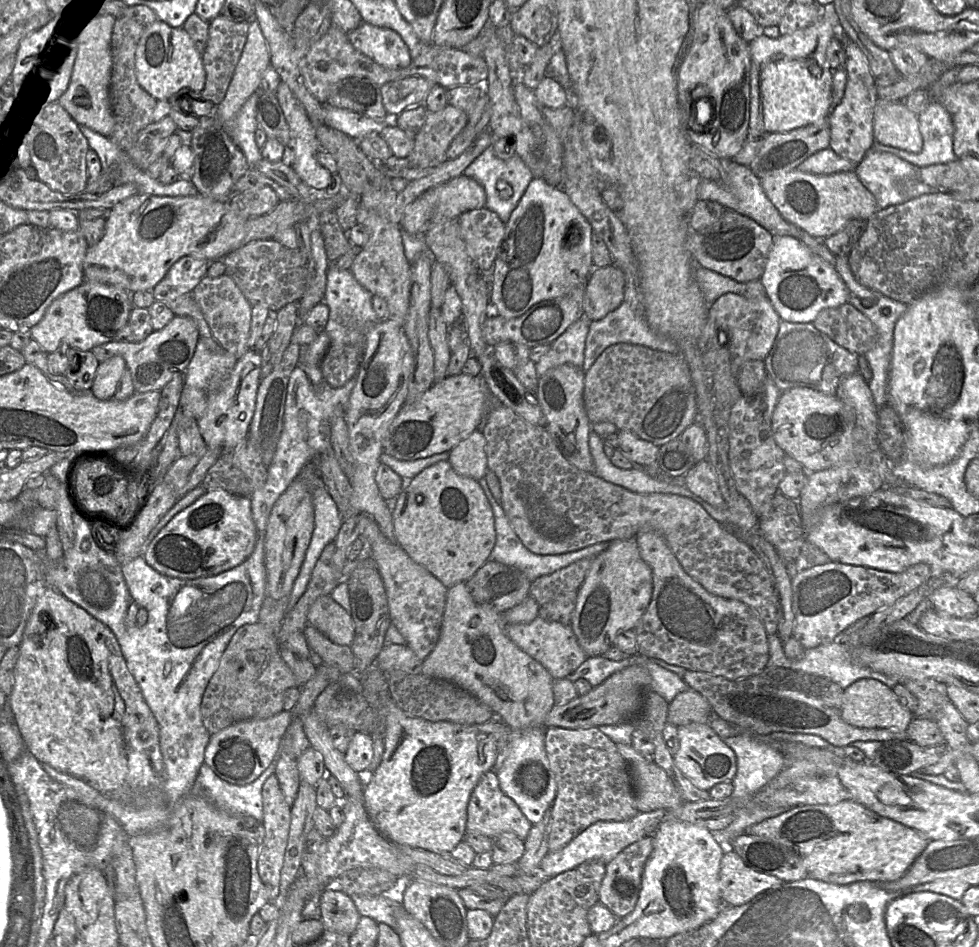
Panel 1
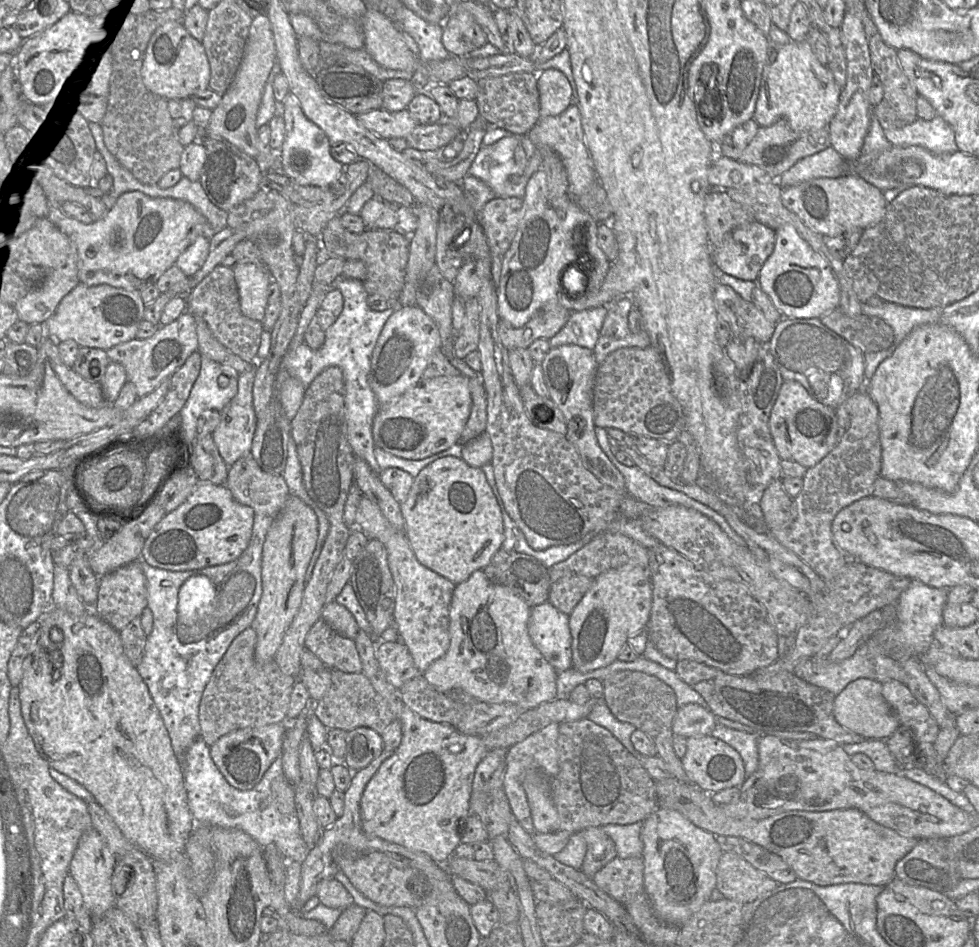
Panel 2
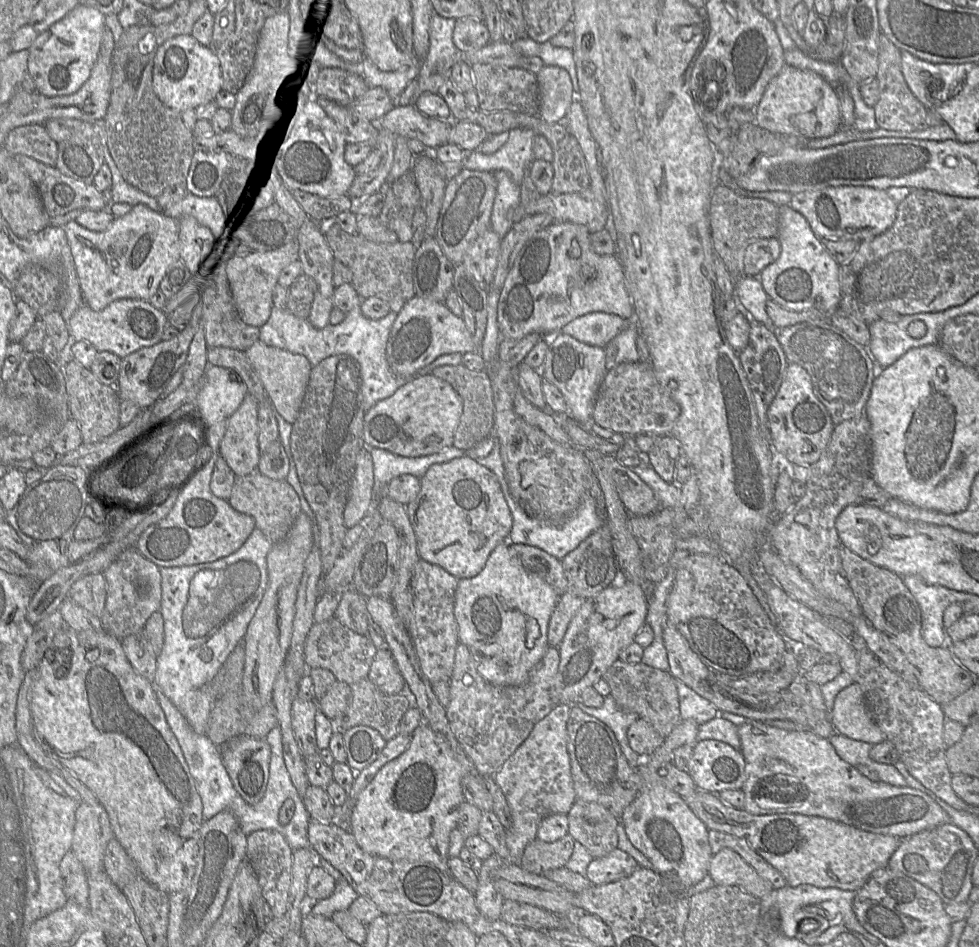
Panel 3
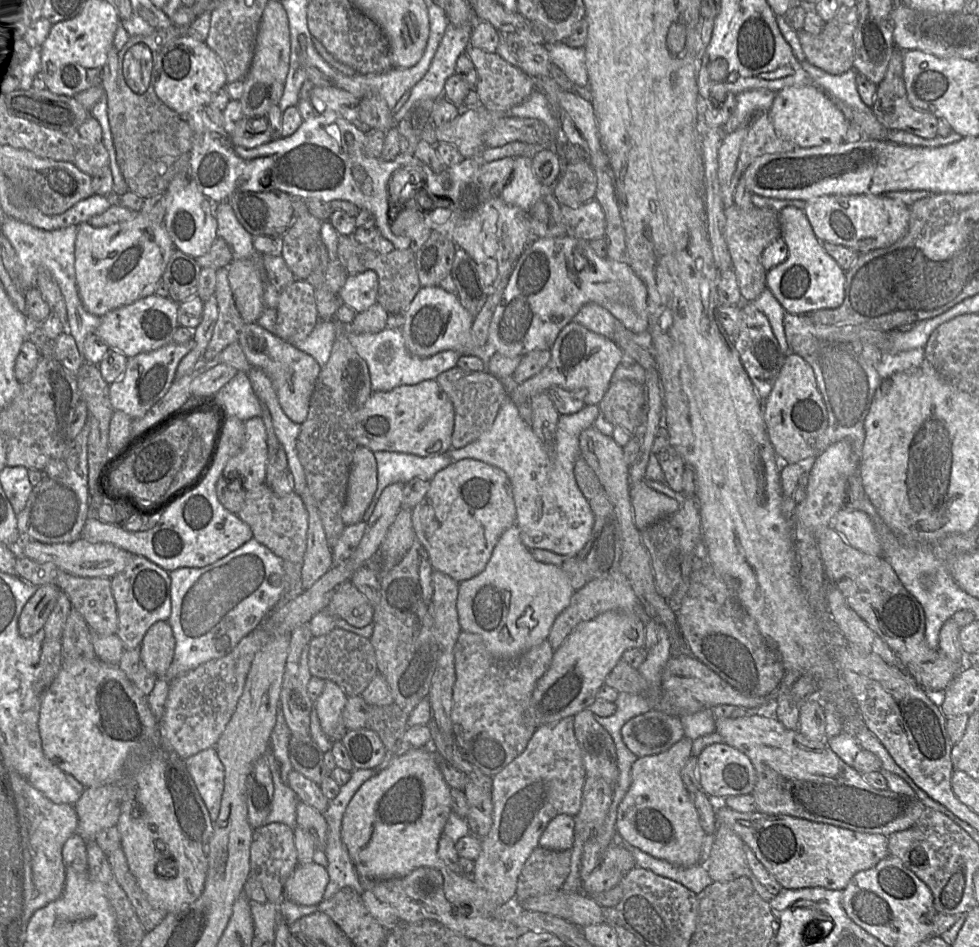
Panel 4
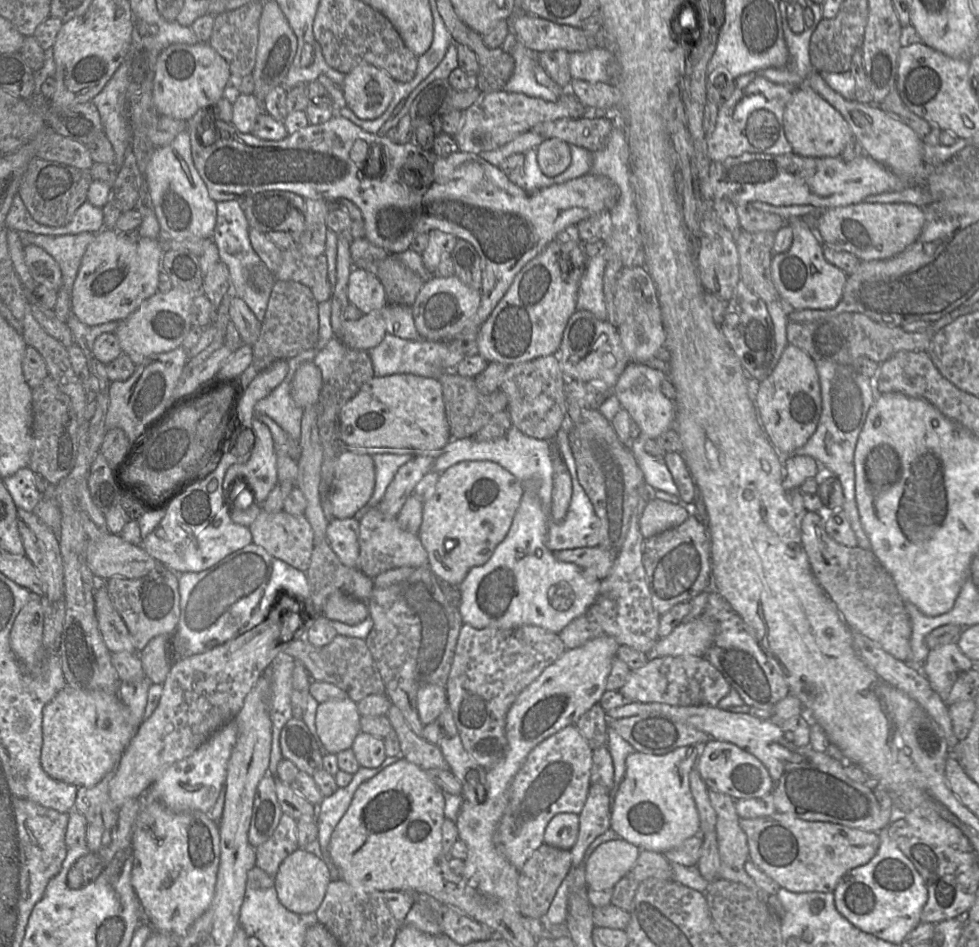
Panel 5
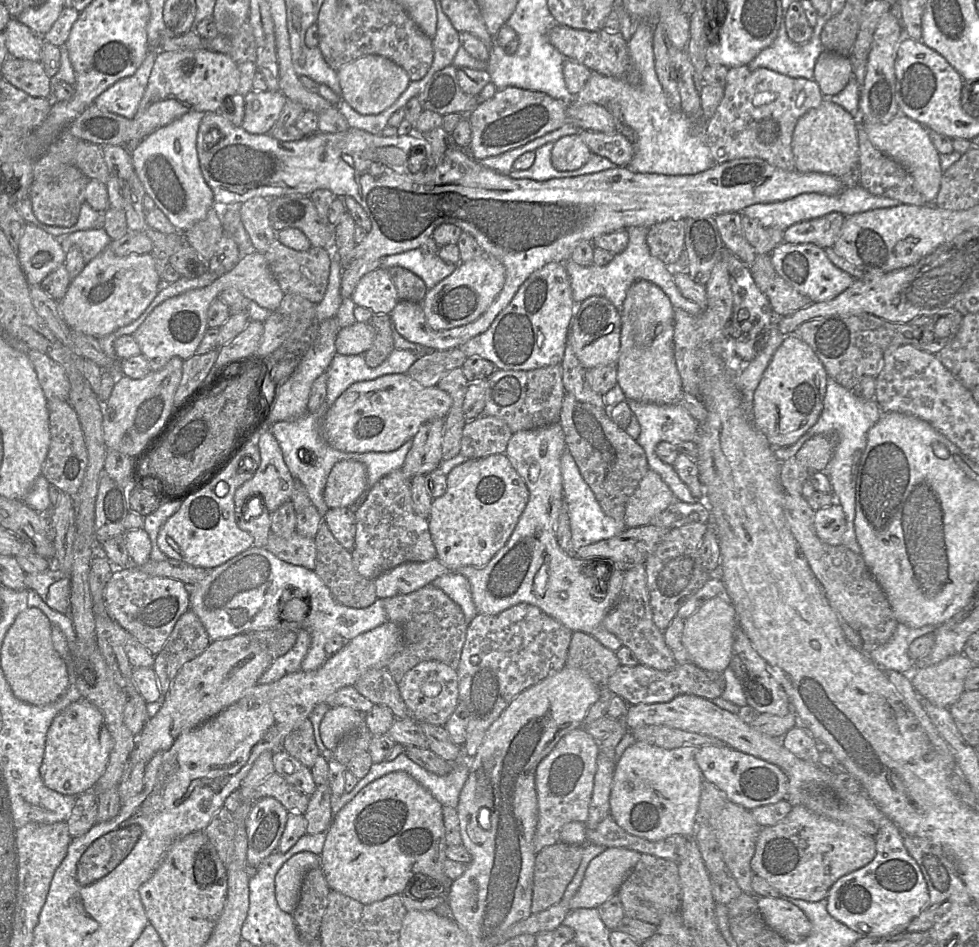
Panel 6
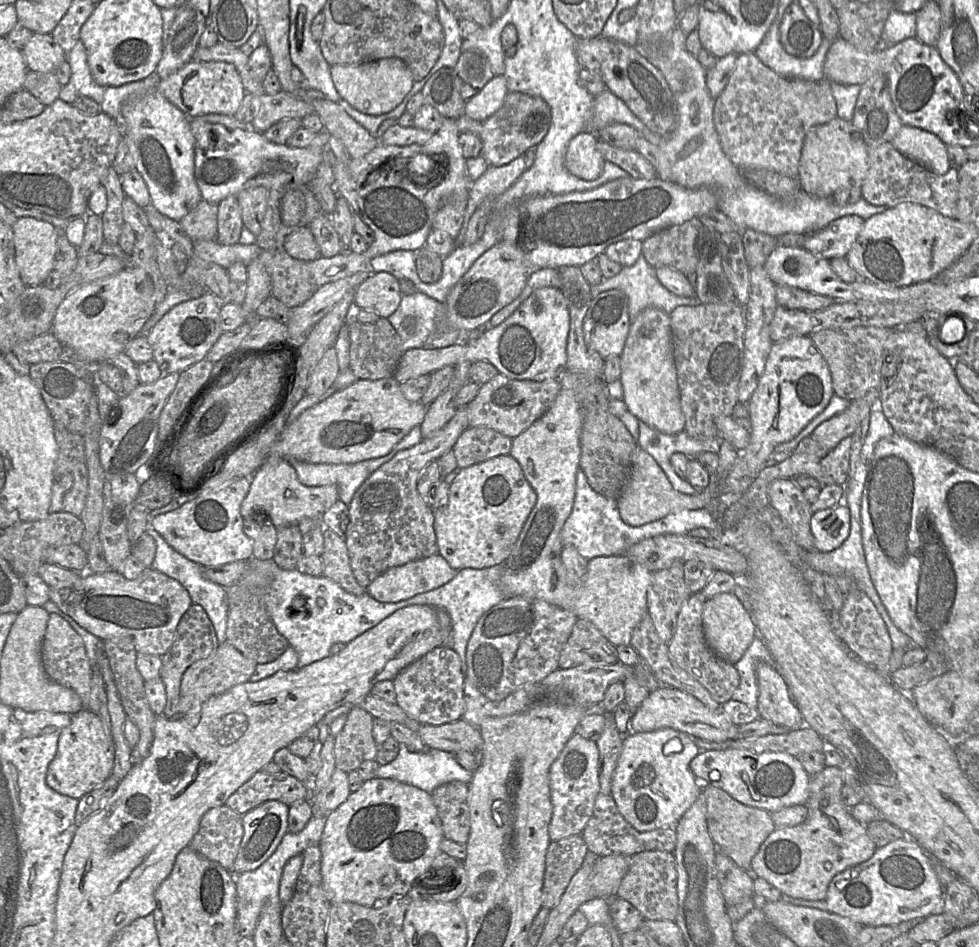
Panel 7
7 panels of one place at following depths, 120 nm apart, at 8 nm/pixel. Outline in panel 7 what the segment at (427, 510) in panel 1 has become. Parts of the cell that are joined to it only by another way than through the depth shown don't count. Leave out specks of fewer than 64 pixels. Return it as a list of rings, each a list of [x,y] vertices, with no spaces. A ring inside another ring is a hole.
[[[510,454],[459,469],[449,486],[448,503],[433,509],[438,554],[456,571],[504,564],[536,501],[536,492]]]

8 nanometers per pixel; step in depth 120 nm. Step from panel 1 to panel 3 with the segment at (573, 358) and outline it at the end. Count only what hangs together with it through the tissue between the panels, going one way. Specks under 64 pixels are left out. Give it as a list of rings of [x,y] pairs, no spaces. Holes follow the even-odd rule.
[[[594,311],[578,316],[563,326],[560,332],[586,344],[605,347],[627,326],[638,328],[635,320],[627,321],[617,314]]]

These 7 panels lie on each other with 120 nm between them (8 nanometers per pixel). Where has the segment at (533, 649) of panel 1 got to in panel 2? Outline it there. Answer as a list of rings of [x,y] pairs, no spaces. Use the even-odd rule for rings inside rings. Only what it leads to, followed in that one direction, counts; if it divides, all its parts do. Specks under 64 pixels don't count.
[[[549,601],[531,609],[528,633],[534,646],[558,673],[572,667],[569,617]]]

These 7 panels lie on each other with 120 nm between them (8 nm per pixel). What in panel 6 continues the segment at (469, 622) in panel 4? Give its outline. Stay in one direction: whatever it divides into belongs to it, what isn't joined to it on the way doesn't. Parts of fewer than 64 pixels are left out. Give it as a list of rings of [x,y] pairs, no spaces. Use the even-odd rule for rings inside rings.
[[[556,422],[556,423],[553,423],[553,424],[550,424],[550,425],[547,425],[547,426],[543,426],[543,427],[539,427],[539,428],[535,428],[535,429],[531,429],[531,430],[521,430],[521,431],[518,431],[516,433],[513,433],[511,438],[509,439],[508,441],[508,444],[507,444],[507,447],[506,447],[506,450],[505,450],[505,455],[508,457],[508,459],[510,460],[511,462],[511,465],[513,466],[513,468],[516,470],[516,472],[520,475],[520,477],[523,479],[523,481],[525,482],[527,488],[528,488],[528,491],[529,491],[529,500],[528,500],[528,503],[523,511],[523,513],[521,514],[519,520],[518,520],[518,523],[512,533],[512,535],[510,536],[509,540],[507,541],[507,543],[505,544],[505,546],[491,559],[491,561],[484,567],[481,567],[481,568],[476,568],[476,567],[464,567],[462,569],[460,569],[459,571],[455,572],[455,573],[461,573],[463,576],[465,576],[467,578],[467,580],[469,581],[469,584],[470,584],[470,587],[471,587],[471,593],[472,593],[472,598],[473,598],[473,601],[474,601],[474,604],[475,604],[475,607],[478,611],[478,614],[486,614],[486,615],[496,615],[496,614],[499,614],[509,608],[511,608],[512,606],[515,606],[517,604],[530,604],[530,605],[533,605],[533,606],[536,606],[538,607],[540,610],[542,610],[545,614],[553,617],[554,619],[558,620],[560,623],[562,623],[564,626],[566,626],[568,629],[570,629],[572,632],[578,632],[578,631],[581,631],[581,632],[585,632],[585,633],[588,633],[588,634],[591,634],[595,639],[597,639],[602,645],[604,645],[605,647],[607,647],[608,649],[616,652],[617,650],[619,650],[623,645],[621,643],[621,641],[615,636],[613,635],[612,633],[608,632],[606,629],[604,629],[602,627],[602,621],[603,619],[605,618],[606,614],[610,611],[610,609],[613,607],[613,605],[615,604],[615,602],[617,601],[619,595],[620,595],[620,592],[621,592],[621,589],[622,589],[622,586],[623,586],[623,582],[624,582],[624,573],[625,572],[622,572],[622,571],[619,571],[618,569],[616,569],[615,567],[615,570],[614,570],[614,575],[613,576],[606,576],[608,579],[609,579],[609,584],[608,584],[608,587],[607,589],[605,590],[605,592],[603,593],[603,590],[604,588],[602,587],[598,587],[598,582],[596,582],[594,576],[592,576],[592,572],[595,571],[595,575],[601,575],[602,572],[599,571],[599,566],[598,565],[595,565],[593,568],[590,567],[590,565],[592,563],[597,563],[597,562],[592,562],[592,561],[589,561],[589,560],[592,560],[592,559],[595,559],[595,560],[601,560],[600,558],[585,558],[584,561],[581,561],[580,559],[576,558],[575,556],[569,556],[568,554],[566,554],[560,547],[560,545],[558,544],[558,541],[557,541],[557,537],[556,537],[556,528],[557,528],[557,523],[558,523],[558,518],[559,518],[559,515],[561,513],[561,511],[563,510],[564,508],[564,491],[563,491],[563,483],[562,483],[562,475],[561,475],[561,468],[560,468],[560,459],[561,459],[561,456],[563,454],[563,452],[566,450],[566,442],[565,442],[565,437],[564,437],[564,433],[563,433],[563,430],[562,430],[562,427],[561,427],[561,424],[560,422]]]

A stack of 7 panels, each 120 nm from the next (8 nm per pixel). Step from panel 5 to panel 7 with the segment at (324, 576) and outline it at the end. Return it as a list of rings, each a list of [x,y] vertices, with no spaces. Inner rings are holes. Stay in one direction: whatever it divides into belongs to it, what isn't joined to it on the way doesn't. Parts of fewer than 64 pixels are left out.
[[[323,527],[324,549],[320,556],[323,575],[337,583],[349,594],[361,596],[367,593],[355,579],[345,540],[328,527]]]

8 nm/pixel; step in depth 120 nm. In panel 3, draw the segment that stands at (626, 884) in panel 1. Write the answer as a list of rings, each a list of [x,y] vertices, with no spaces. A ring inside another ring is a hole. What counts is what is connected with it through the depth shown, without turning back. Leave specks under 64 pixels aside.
[[[618,847],[588,865],[585,876],[596,885],[618,881],[641,867],[628,853]]]

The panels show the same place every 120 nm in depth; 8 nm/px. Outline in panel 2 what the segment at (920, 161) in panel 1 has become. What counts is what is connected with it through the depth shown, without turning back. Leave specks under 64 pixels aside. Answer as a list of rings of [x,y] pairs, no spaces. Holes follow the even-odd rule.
[[[939,115],[932,120],[917,118],[912,124],[897,130],[884,130],[892,146],[921,146],[937,155],[958,150],[952,127]]]

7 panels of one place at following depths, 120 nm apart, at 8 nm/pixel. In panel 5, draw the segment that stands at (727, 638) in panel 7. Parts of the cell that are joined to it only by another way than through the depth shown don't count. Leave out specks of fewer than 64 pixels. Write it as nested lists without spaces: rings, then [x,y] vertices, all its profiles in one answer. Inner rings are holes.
[[[702,614],[687,623],[682,622],[669,636],[659,639],[648,657],[683,655],[704,657],[714,640],[715,633],[715,623]]]

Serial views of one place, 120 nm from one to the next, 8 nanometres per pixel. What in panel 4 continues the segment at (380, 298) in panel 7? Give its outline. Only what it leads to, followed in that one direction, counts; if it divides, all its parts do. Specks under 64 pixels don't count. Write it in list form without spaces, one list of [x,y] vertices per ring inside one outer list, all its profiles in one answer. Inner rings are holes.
[[[372,270],[348,275],[338,293],[341,304],[352,308],[356,313],[367,310],[377,303],[378,276]]]

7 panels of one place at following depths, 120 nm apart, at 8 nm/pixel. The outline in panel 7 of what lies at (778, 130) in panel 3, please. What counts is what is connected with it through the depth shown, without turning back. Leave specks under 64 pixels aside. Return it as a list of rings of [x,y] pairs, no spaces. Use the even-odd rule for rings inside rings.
[[[839,117],[809,129],[803,141],[798,169],[802,190],[818,198],[830,198],[841,188],[861,186],[868,171],[868,146],[850,121]]]

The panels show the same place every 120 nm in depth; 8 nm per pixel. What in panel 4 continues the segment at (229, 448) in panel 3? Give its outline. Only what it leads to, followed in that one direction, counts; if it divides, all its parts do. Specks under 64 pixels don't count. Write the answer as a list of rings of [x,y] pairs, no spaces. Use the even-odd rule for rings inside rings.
[[[261,417],[244,421],[245,434],[241,450],[231,457],[222,476],[227,480],[237,478],[241,487],[253,490],[266,481],[267,474],[267,433]]]

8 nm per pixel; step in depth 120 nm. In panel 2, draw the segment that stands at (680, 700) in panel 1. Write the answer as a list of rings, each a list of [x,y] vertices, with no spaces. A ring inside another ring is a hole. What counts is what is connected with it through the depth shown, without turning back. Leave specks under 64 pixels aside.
[[[689,703],[679,707],[672,724],[673,735],[691,736],[709,735],[714,727],[715,715],[709,708]]]

